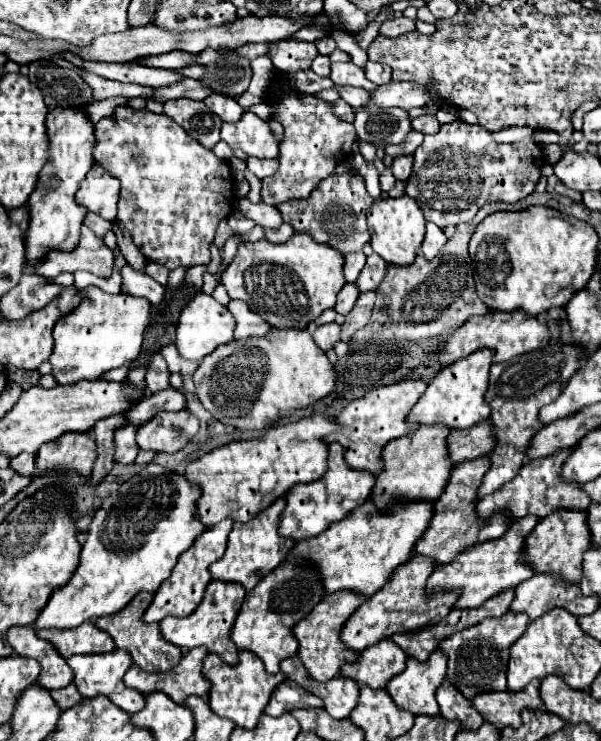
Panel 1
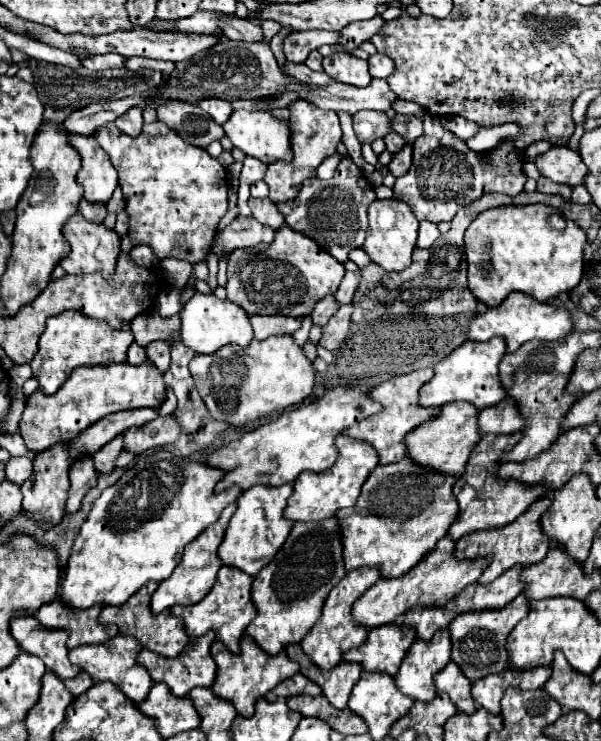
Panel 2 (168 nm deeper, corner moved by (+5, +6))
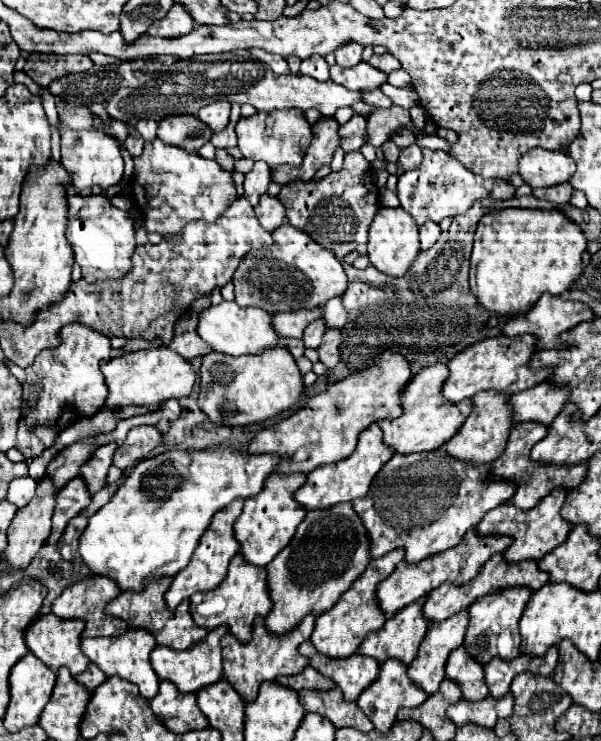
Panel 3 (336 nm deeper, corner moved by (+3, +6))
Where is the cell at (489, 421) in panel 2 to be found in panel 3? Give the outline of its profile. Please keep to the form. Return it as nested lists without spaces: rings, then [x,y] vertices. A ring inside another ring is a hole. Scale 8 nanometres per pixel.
[[[542,381],[534,389],[510,397],[510,403],[512,403],[512,423],[536,421],[542,425],[550,425],[550,421],[554,421],[554,417],[564,407],[566,393],[558,393],[558,389],[550,389],[550,385]]]

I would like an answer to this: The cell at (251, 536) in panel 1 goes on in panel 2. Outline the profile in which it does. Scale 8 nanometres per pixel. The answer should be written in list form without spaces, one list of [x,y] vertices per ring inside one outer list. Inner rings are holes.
[[[256,485],[242,493],[242,497],[238,499],[238,509],[230,519],[224,541],[218,549],[218,557],[222,559],[224,565],[236,567],[254,577],[264,565],[272,561],[272,557],[284,545],[292,529],[292,521],[284,519],[282,515],[290,495],[292,495],[292,485],[280,485],[280,489],[268,489],[268,485]]]

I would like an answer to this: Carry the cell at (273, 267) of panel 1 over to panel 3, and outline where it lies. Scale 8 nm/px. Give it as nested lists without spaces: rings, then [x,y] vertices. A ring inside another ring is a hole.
[[[284,223],[274,231],[274,249],[266,249],[262,257],[252,253],[242,257],[232,283],[236,293],[234,301],[240,307],[256,305],[268,313],[278,313],[322,307],[330,297],[346,291],[346,273],[330,249],[322,249],[306,233]]]

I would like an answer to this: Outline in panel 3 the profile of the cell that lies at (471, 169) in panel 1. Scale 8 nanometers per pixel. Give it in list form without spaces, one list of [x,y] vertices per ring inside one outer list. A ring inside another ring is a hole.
[[[422,149],[422,163],[418,169],[404,171],[398,177],[398,199],[400,207],[408,211],[418,225],[424,221],[440,223],[444,217],[456,217],[470,209],[476,199],[492,197],[492,199],[510,199],[516,193],[516,187],[504,179],[484,179],[480,175],[470,173],[464,165],[460,165],[450,153],[446,151],[432,151]]]

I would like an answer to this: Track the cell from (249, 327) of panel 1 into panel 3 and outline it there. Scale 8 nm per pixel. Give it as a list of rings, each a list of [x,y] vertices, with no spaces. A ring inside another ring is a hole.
[[[320,309],[314,311],[298,311],[298,313],[274,313],[272,315],[272,327],[278,333],[278,337],[302,337],[306,325],[310,321],[316,321],[322,315]]]

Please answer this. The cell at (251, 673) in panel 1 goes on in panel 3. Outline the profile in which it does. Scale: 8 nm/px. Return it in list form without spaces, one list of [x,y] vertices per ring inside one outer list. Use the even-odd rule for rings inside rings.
[[[308,615],[294,631],[276,637],[276,635],[268,635],[264,621],[258,619],[254,623],[252,629],[252,641],[242,645],[238,643],[230,633],[226,633],[226,637],[222,637],[220,645],[222,645],[222,655],[224,655],[224,679],[240,693],[244,703],[252,703],[258,695],[258,687],[264,681],[274,681],[278,675],[298,675],[302,673],[302,669],[308,665],[306,657],[302,657],[298,653],[298,645],[306,639],[310,639],[310,633],[314,629],[314,615]]]

